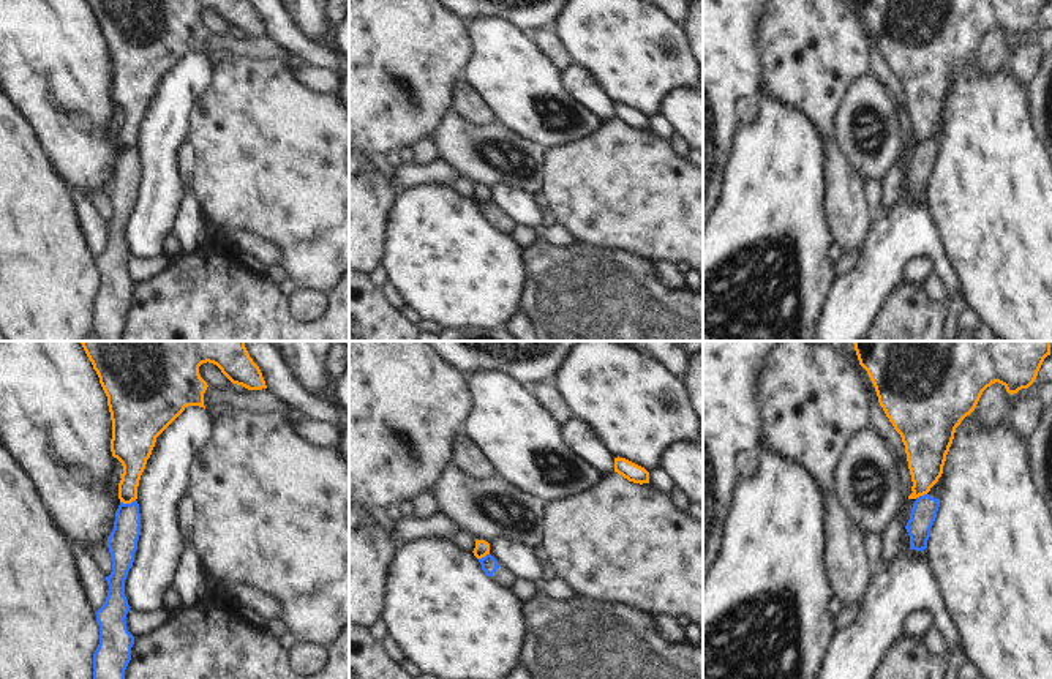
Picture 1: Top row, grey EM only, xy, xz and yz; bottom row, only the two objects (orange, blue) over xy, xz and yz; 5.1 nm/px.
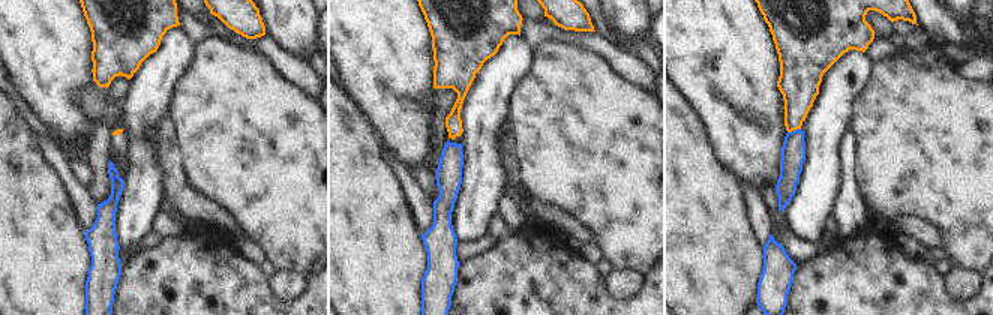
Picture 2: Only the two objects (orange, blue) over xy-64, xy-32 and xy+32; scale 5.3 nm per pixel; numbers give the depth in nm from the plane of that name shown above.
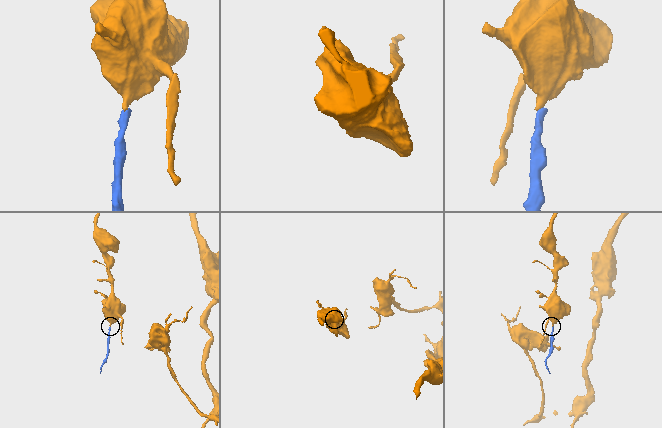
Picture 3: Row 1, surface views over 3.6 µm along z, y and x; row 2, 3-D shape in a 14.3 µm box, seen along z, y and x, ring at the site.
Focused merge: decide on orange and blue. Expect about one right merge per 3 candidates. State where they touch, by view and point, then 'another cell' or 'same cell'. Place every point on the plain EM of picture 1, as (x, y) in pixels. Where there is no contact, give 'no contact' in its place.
contact xy (127, 149); another cell

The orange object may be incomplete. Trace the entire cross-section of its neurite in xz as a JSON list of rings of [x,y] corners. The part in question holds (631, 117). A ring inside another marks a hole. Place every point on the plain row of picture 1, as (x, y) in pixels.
[[[614,104],[614,118],[633,129],[649,129],[649,118],[626,104]]]

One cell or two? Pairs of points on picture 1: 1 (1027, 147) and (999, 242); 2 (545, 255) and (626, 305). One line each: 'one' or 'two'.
1: one
2: one

